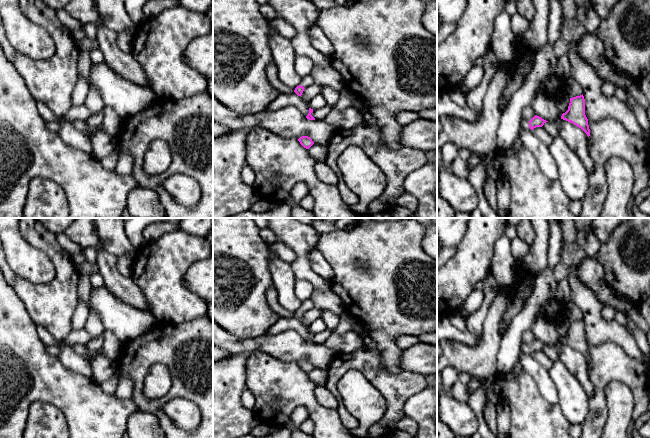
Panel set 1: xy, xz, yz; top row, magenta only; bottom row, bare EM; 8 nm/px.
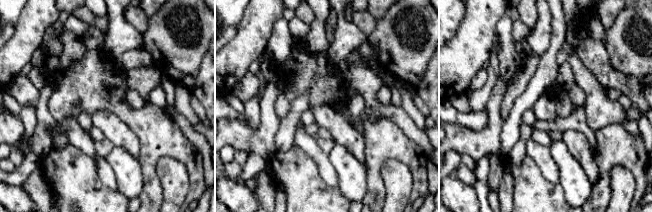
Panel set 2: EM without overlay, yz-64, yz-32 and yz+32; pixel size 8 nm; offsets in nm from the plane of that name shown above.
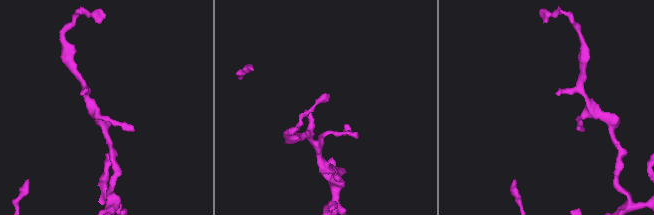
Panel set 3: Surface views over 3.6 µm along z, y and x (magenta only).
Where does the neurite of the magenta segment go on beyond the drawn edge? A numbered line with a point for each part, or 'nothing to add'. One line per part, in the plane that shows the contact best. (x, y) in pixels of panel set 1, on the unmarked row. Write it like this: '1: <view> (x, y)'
1: yz (524, 348)

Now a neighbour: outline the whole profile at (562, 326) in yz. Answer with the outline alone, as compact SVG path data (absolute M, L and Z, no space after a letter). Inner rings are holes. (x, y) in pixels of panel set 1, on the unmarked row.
M565 316L561 320L559 320L557 323L555 323L556 330L558 334L562 337L565 337L568 334L568 330L570 327L570 321Z

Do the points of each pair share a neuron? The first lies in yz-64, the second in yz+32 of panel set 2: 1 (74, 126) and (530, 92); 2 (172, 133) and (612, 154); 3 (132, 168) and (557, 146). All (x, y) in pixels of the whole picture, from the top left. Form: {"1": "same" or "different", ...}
{"1": "different", "2": "same", "3": "same"}

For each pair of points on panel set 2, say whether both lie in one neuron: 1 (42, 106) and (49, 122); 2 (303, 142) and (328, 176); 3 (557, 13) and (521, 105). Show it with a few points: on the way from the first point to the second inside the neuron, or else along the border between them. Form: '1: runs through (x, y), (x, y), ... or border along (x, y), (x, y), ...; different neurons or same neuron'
1: runs through (42, 110), (45, 118); same neuron
2: runs through (312, 150), (322, 160), (325, 167); same neuron
3: runs through (557, 36), (547, 59), (547, 71), (539, 82); same neuron

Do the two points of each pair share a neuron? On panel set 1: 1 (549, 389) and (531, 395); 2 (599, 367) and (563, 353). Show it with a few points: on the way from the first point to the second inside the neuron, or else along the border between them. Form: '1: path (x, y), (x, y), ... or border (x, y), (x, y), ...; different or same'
1: border (525, 372), (539, 391), (557, 405); different
2: border (587, 361), (587, 371), (593, 385); different

